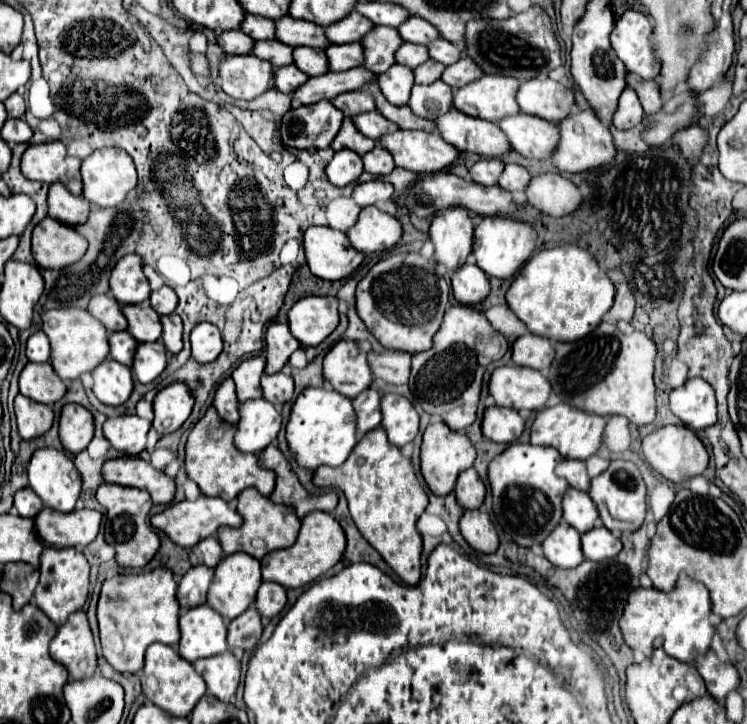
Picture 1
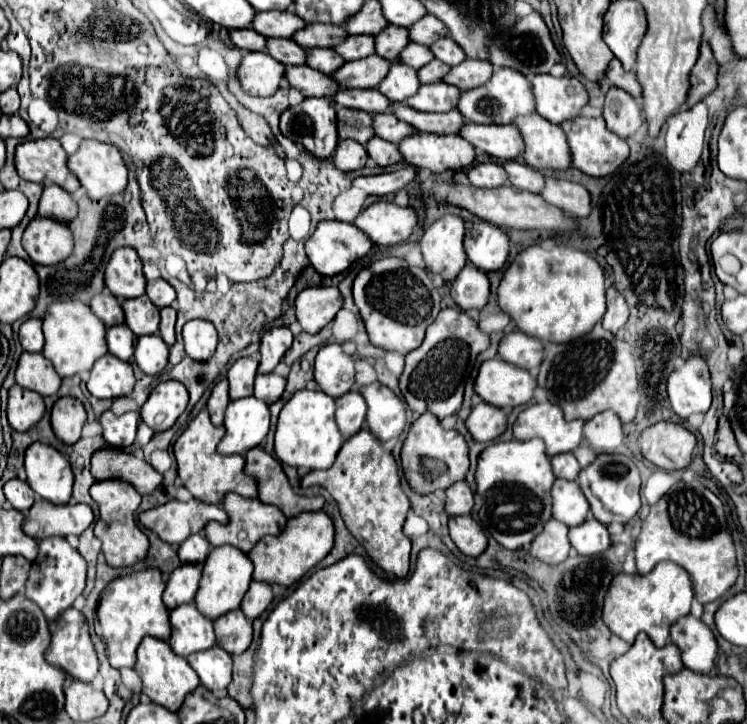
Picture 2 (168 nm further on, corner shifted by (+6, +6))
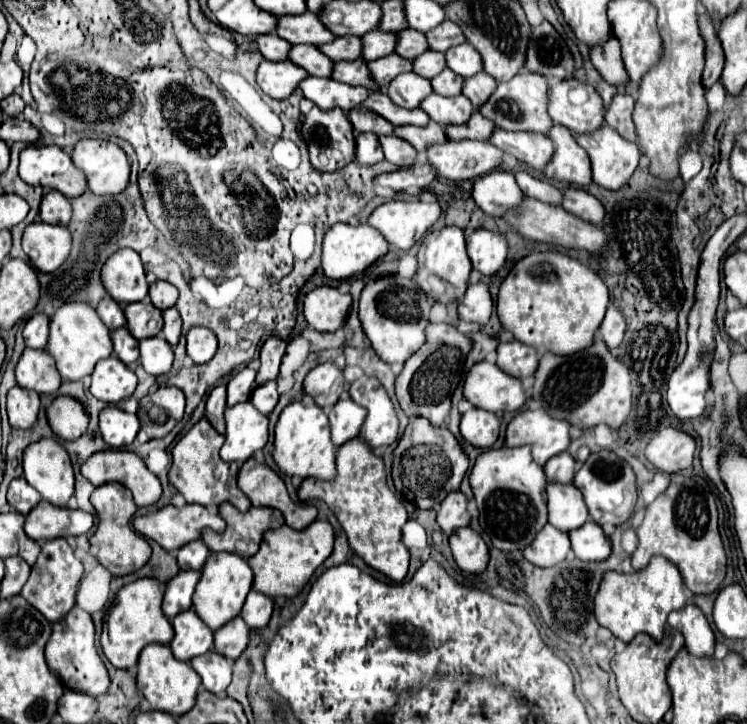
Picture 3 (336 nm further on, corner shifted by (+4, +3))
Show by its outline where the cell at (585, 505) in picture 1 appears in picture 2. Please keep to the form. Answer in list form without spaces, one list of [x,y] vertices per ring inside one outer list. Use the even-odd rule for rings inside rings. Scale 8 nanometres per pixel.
[[[558,478],[552,484],[552,518],[564,522],[566,526],[578,526],[586,520],[588,500],[580,492],[580,486],[570,480]]]

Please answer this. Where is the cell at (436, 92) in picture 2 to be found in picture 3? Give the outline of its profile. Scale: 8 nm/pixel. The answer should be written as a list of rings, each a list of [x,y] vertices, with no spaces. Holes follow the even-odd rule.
[[[432,93],[422,101],[420,109],[424,109],[430,115],[430,119],[436,123],[460,125],[460,123],[466,123],[472,115],[472,103],[464,95],[442,97]]]

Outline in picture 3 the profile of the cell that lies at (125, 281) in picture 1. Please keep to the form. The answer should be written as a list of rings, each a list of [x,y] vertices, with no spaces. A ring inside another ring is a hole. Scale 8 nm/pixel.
[[[132,249],[116,251],[102,267],[102,283],[110,297],[120,305],[142,301],[148,295],[148,283],[140,255]]]

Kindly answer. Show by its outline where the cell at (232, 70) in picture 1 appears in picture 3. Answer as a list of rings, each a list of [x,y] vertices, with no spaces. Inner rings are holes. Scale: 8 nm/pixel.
[[[266,61],[258,65],[258,85],[272,99],[286,99],[308,73],[290,61]]]

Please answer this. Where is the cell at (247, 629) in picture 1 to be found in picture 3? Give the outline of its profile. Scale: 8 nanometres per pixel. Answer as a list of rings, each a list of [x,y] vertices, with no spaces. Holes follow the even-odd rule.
[[[234,617],[234,621],[222,625],[214,633],[214,649],[224,657],[236,661],[240,653],[246,649],[250,639],[250,629],[242,617]]]

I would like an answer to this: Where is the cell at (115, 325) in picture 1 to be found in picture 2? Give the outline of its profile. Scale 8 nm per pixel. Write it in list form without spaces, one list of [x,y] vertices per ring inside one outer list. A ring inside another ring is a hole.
[[[102,292],[100,296],[96,296],[90,302],[90,308],[108,328],[116,326],[116,324],[124,324],[124,310],[110,292]]]

